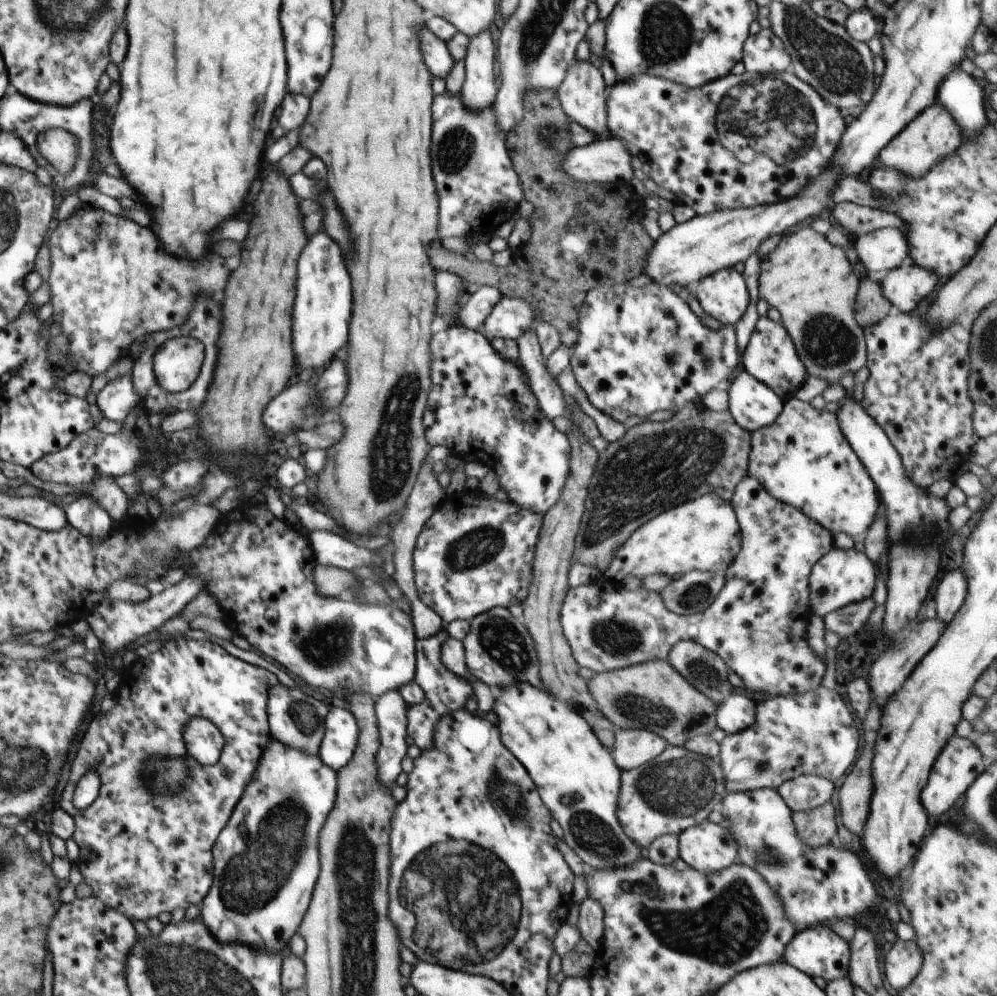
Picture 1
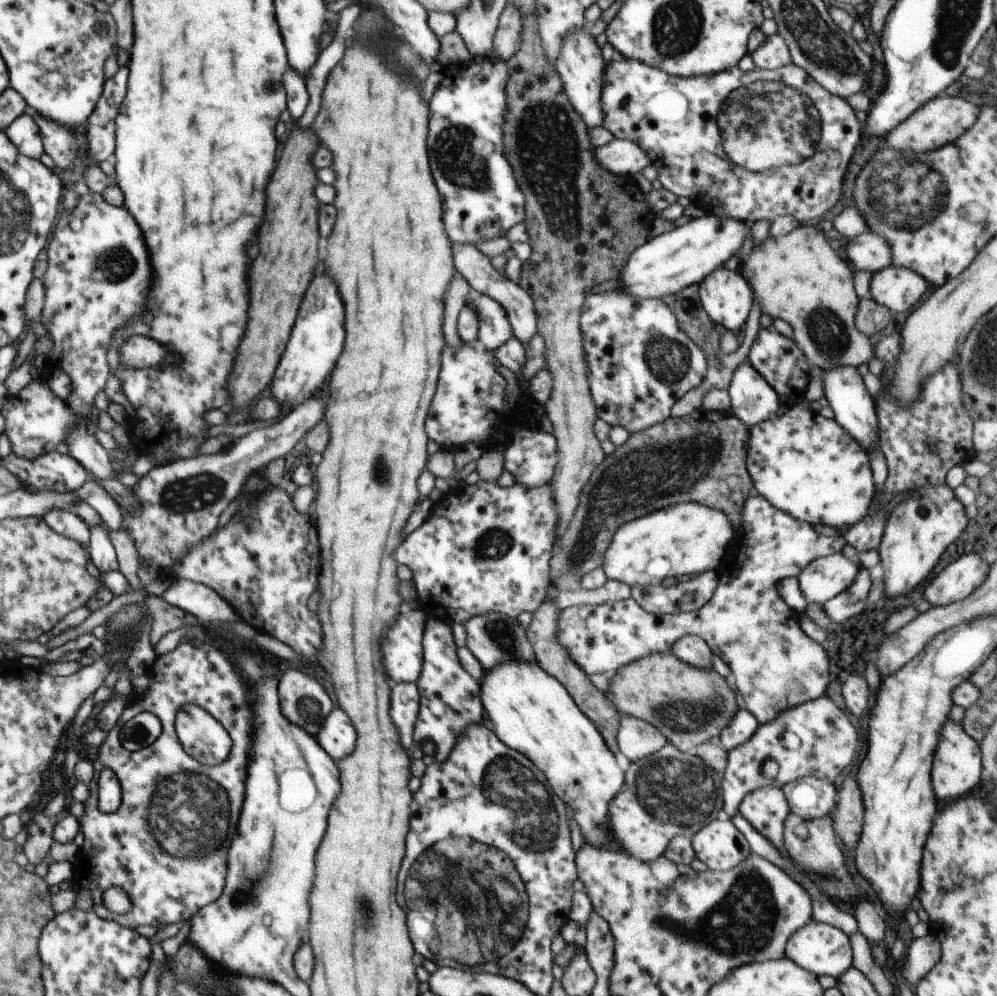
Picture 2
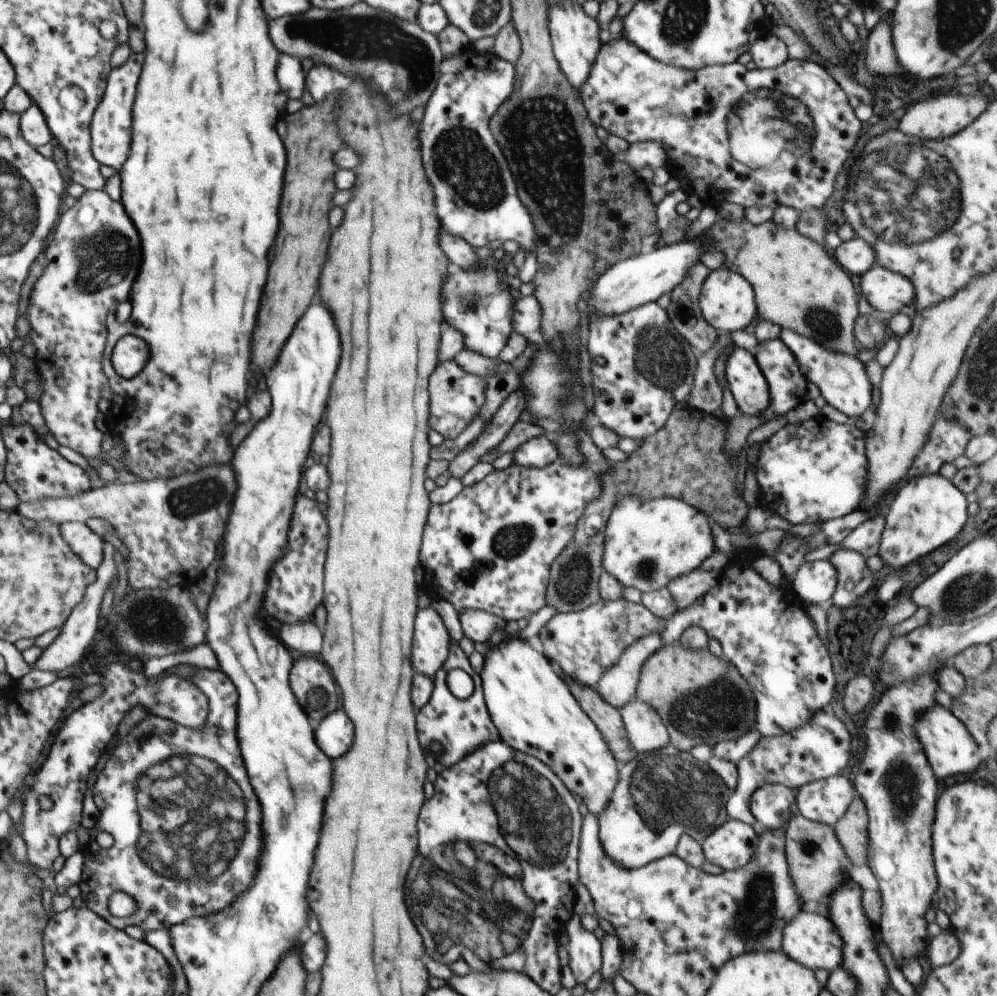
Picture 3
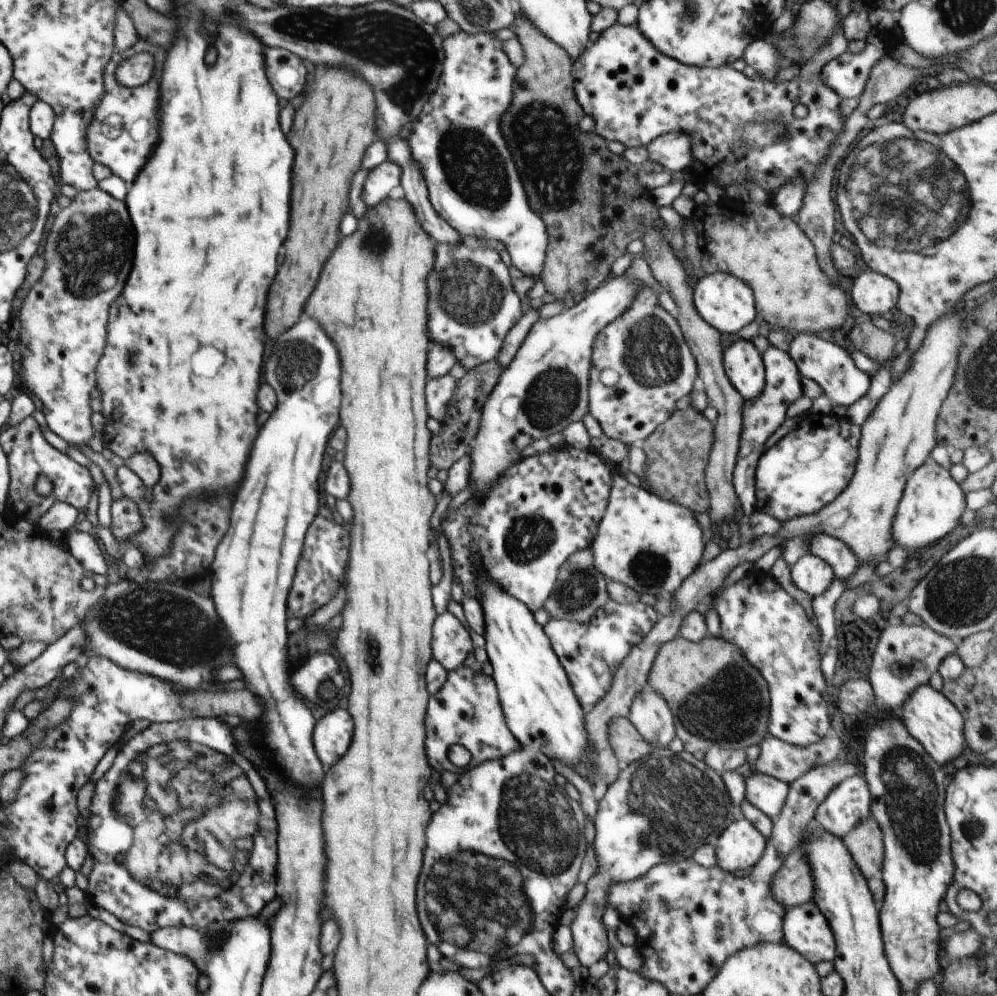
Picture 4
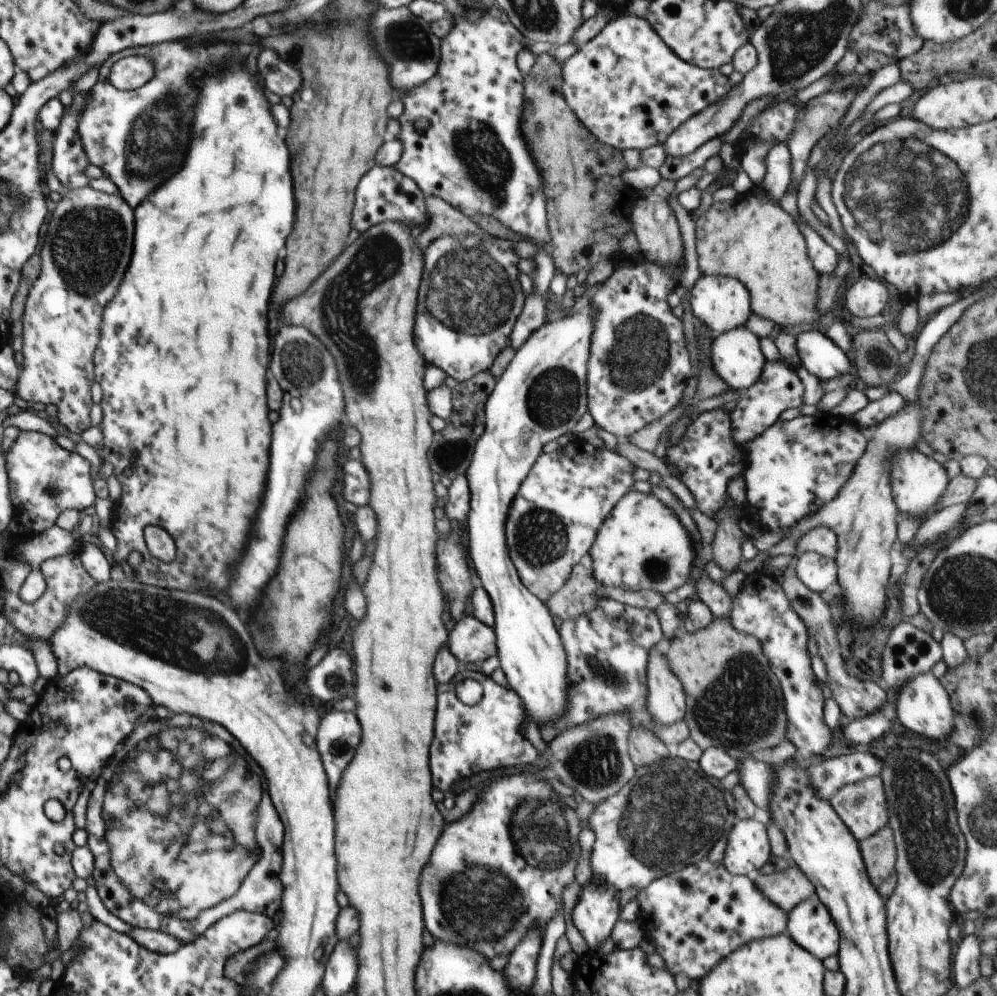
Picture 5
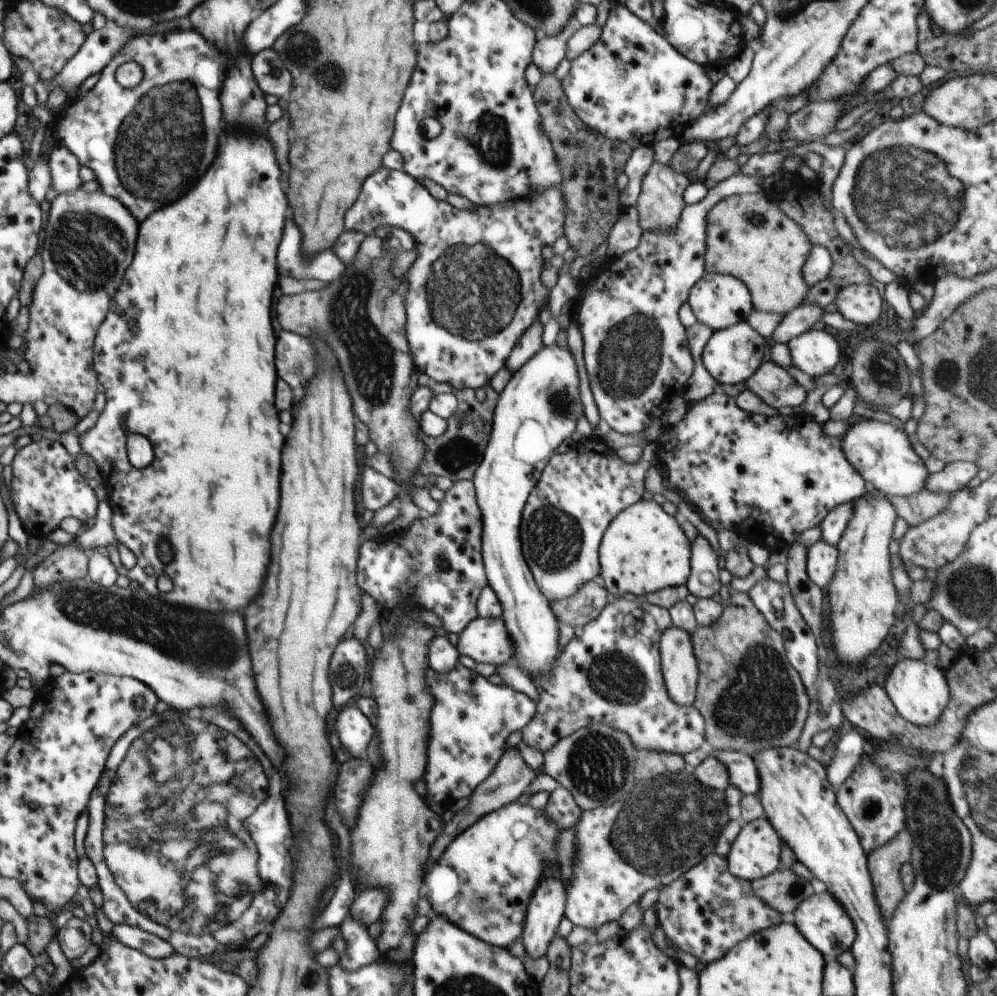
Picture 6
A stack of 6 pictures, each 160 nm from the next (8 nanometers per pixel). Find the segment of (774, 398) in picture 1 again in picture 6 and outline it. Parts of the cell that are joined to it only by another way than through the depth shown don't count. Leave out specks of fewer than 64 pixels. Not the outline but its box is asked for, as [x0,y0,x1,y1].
[703,321,767,386]

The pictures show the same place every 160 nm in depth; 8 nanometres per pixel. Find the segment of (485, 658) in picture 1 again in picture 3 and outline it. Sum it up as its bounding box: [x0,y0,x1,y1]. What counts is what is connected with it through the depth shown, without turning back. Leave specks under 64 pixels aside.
[459,609,507,644]

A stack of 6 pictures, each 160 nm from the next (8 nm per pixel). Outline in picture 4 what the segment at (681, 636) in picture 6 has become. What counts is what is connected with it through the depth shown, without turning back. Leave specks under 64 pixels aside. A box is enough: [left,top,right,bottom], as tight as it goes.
[628,685,676,751]

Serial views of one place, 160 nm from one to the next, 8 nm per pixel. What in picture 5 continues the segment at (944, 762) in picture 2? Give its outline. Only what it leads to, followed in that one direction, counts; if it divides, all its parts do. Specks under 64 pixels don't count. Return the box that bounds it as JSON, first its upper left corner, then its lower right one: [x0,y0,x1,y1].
[895,671,955,742]

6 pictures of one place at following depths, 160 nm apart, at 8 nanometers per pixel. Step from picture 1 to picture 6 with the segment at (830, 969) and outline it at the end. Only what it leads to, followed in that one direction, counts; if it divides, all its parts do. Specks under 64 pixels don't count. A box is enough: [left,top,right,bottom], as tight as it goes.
[793,887,857,960]

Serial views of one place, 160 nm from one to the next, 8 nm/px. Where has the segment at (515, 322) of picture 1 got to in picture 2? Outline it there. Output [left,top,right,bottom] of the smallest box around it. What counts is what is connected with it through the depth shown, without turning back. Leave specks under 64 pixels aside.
[467,293,513,352]

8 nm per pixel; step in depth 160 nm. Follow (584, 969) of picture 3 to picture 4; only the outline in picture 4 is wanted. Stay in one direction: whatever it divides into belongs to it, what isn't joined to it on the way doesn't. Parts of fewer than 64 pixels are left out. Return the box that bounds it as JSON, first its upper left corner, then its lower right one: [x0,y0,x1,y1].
[569,751,738,968]

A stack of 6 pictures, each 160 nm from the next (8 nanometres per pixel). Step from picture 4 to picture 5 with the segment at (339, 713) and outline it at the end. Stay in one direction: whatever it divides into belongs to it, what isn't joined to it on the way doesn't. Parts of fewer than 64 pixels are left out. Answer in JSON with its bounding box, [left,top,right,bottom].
[318,712,360,802]

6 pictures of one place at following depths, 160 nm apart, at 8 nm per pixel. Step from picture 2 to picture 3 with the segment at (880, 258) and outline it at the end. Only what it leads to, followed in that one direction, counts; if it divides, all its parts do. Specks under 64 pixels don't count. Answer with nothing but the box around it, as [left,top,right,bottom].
[831,236,876,277]

